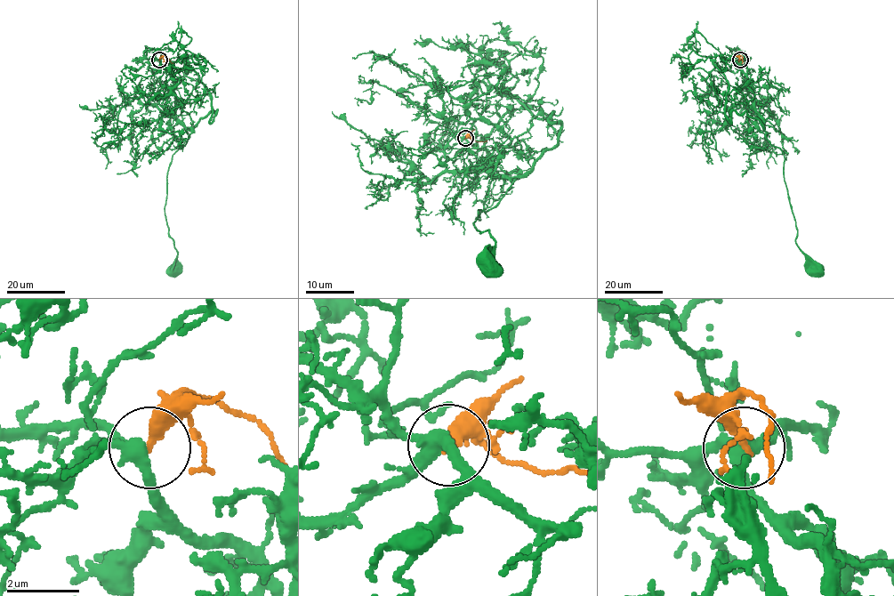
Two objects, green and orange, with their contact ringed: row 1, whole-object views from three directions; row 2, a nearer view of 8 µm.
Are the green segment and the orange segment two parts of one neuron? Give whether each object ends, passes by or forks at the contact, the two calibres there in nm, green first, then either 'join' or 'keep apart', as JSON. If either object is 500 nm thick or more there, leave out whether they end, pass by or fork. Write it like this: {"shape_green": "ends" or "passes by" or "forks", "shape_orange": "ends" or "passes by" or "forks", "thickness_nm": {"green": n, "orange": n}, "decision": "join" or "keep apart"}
{"shape_green": "forks", "shape_orange": "ends", "thickness_nm": {"green": 340, "orange": 320}, "decision": "keep apart"}

